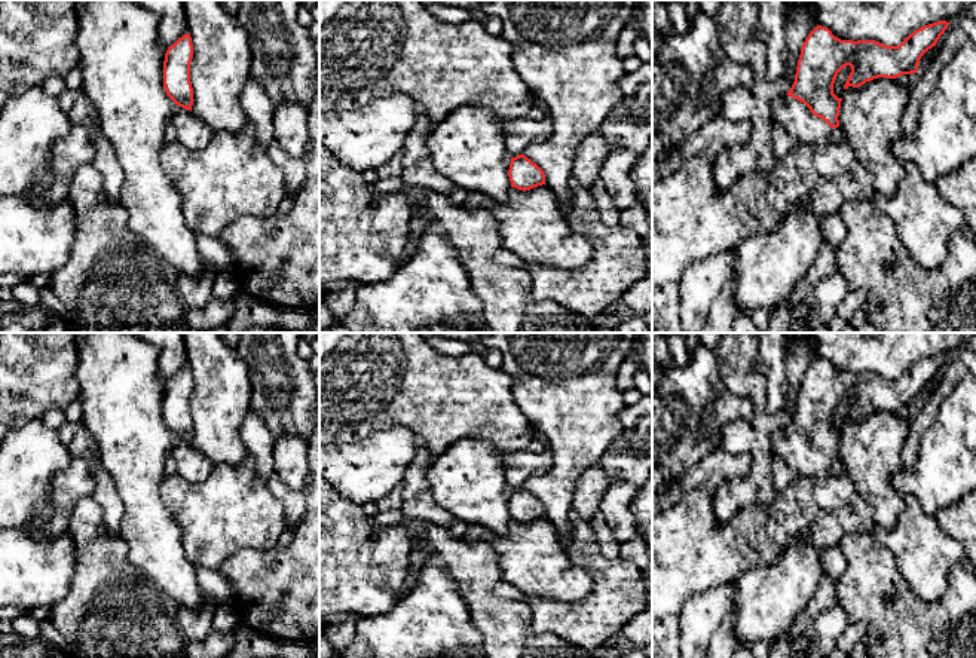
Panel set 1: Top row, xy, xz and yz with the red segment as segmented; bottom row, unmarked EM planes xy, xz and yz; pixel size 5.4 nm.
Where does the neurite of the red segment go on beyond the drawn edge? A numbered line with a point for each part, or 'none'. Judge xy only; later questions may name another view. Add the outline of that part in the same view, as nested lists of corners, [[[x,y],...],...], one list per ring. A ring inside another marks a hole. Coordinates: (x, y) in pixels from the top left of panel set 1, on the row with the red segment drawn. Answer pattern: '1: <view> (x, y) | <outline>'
1: xy (192, 132) | [[[183,107],[177,108],[171,123],[177,132],[177,141],[195,152],[202,150],[214,135],[214,131],[206,123]]]

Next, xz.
1: xz (519, 134) | [[[551,119],[541,120],[507,120],[505,147],[511,157],[524,154],[529,144],[544,141],[553,129]]]

